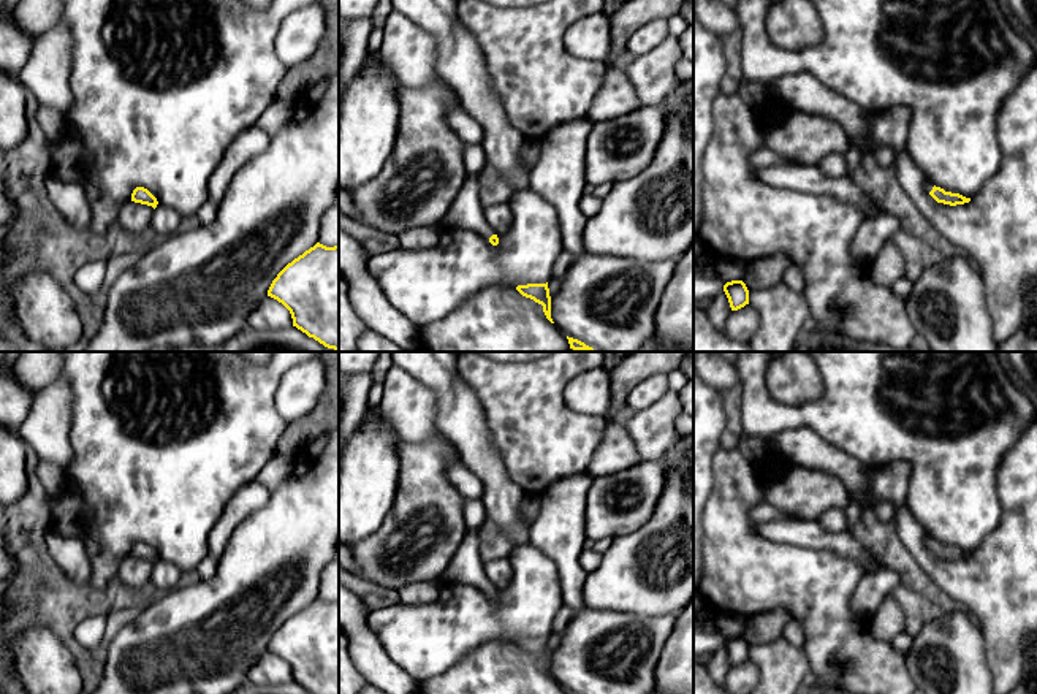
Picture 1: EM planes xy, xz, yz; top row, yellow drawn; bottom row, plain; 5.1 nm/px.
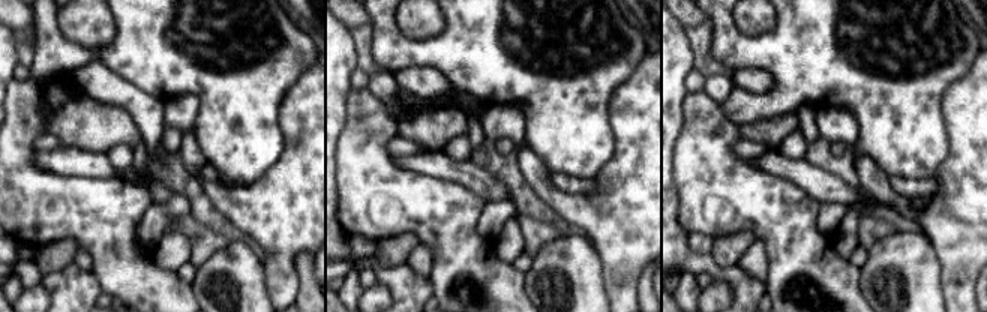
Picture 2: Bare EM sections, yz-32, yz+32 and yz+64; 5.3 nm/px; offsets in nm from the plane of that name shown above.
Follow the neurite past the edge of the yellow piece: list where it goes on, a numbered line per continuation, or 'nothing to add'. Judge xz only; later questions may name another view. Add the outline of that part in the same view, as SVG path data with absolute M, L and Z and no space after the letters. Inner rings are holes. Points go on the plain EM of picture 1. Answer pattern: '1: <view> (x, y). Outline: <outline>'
1: xz (466, 566). Outline: M469 528L464 540L443 574L443 580L470 583L484 594L489 594L496 588L484 574L484 561L480 558L478 547L480 531L478 528Z

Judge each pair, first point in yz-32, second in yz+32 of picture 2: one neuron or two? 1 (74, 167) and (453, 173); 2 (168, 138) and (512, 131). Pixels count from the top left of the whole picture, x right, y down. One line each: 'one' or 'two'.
1: one
2: two

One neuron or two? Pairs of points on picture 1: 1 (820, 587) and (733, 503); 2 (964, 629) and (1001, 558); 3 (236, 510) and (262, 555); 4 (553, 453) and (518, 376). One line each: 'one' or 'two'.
1: one
2: two
3: two
4: one

